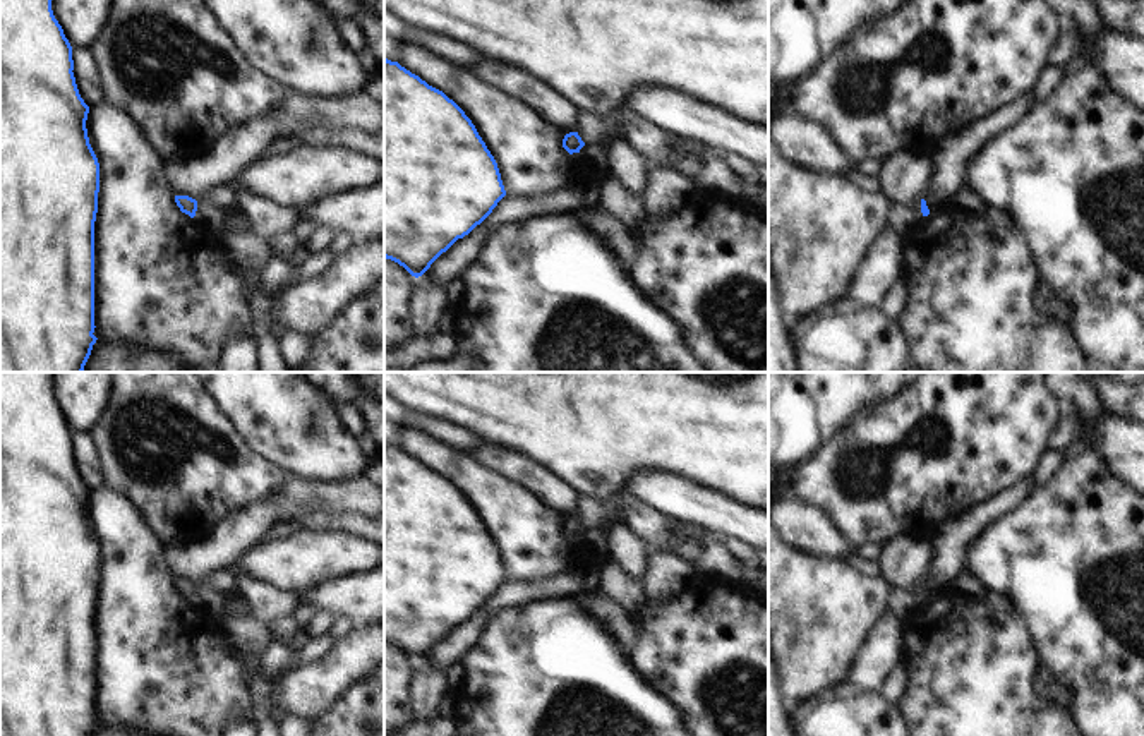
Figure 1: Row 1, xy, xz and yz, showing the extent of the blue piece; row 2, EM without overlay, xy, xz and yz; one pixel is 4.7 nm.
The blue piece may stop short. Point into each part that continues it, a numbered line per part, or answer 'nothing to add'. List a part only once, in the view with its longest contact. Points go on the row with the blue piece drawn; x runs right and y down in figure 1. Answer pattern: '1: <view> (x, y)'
1: yz (903, 218)

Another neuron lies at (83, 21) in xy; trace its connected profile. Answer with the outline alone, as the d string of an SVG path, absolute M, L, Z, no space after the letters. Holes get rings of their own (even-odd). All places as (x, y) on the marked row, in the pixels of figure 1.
M51 0L55 19L72 48L89 48L101 34L111 0Z

